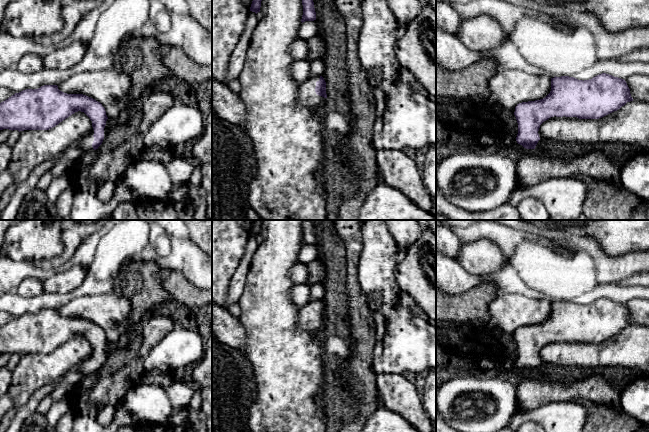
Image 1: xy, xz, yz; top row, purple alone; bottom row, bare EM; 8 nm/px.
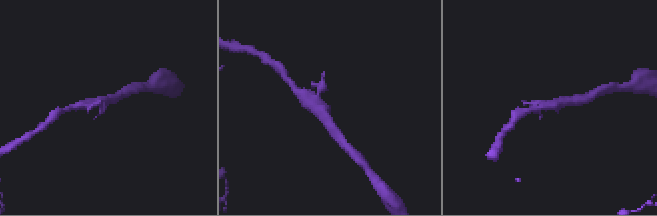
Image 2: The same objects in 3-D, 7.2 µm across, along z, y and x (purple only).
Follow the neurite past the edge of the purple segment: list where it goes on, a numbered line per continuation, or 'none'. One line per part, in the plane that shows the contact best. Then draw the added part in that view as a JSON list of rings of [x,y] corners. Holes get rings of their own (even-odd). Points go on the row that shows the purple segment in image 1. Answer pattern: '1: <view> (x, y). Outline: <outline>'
1: xz (307, 96). Outline: [[[320,76],[309,78],[307,81],[300,83],[300,90],[298,94],[298,103],[303,106],[324,106],[327,98],[319,96],[315,92],[316,82],[319,81]]]

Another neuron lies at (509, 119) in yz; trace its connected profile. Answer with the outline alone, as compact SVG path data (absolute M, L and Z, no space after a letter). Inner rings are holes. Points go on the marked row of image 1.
M491 94L487 97L474 96L471 98L475 103L483 103L491 107L503 120L506 128L511 132L518 132L518 123L513 113L508 111L496 98L495 95Z

